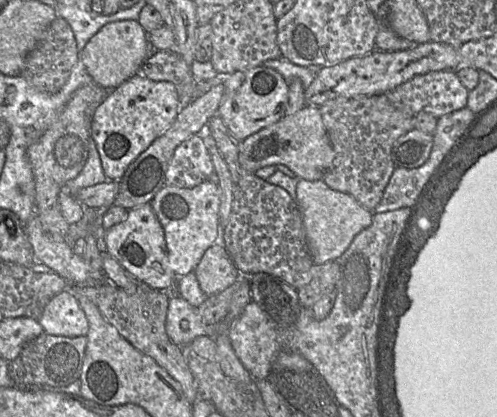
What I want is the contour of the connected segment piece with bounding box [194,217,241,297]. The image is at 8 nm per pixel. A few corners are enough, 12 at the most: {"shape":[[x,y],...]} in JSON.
{"shape":[[217,240],[194,272],[207,297],[222,292],[241,275]]}

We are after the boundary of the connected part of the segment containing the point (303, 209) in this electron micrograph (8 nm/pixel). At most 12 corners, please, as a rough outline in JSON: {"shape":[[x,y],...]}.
{"shape":[[324,180],[296,203],[314,265],[338,259],[373,212]]}

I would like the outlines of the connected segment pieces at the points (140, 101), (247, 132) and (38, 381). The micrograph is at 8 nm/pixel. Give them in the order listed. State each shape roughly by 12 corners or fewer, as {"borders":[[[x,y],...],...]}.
{"borders":[[[137,73],[96,108],[109,180],[175,121],[177,86]],[[256,66],[219,75],[218,114],[239,141],[284,115],[288,85]],[[44,331],[10,361],[16,384],[80,379],[87,336]]]}

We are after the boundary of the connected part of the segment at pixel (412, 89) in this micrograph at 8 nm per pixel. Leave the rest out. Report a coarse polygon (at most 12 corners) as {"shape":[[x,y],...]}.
{"shape":[[455,72],[416,75],[384,94],[396,108],[438,119],[467,107]]}

